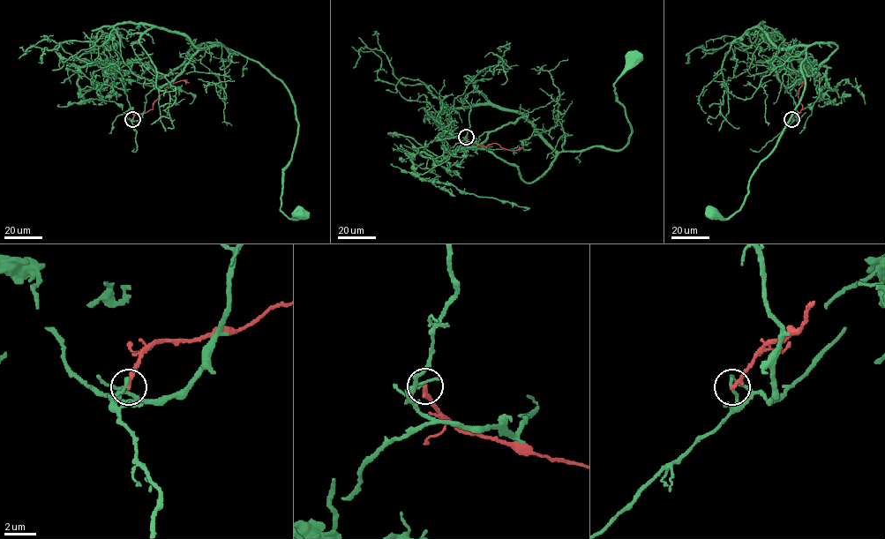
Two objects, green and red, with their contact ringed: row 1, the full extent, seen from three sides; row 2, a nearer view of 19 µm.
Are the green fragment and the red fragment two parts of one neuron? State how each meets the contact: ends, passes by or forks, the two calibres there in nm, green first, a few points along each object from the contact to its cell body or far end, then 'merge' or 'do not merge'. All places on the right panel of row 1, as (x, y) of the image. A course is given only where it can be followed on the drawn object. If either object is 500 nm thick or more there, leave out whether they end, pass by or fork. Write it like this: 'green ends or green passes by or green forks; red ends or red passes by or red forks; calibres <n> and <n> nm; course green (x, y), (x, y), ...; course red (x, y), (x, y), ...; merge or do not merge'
green ends; red ends; calibres 200 and 280 nm; course green (791, 119), (796, 106), (772, 58), (805, 46), (805, 90), (751, 177), (743, 205), (726, 219), (711, 211); course red (791, 119), (802, 108), (798, 97), (798, 89), (805, 80), (802, 83); do not merge

